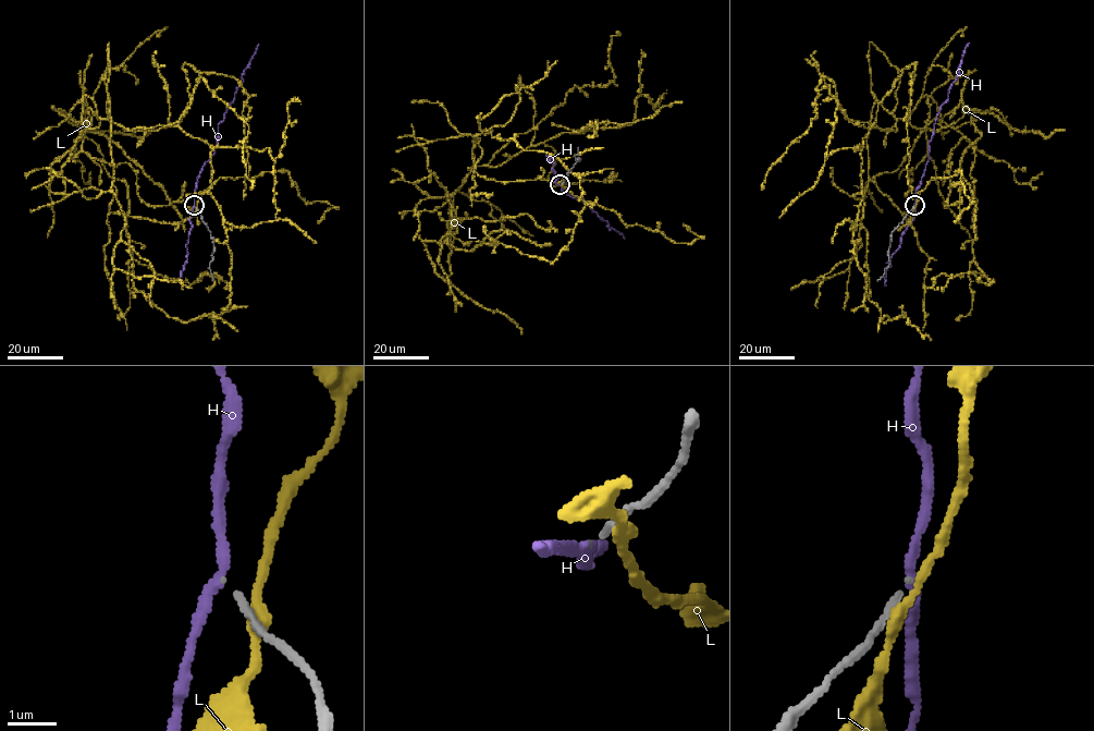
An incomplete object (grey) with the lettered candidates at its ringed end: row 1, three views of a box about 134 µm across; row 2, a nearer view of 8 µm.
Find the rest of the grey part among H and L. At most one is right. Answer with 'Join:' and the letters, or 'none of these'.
Join: none of these

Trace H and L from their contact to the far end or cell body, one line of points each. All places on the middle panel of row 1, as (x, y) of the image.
H: (560, 184), (567, 195), (582, 197), (584, 204), (625, 239)
L: (562, 183), (480, 177), (476, 136), (451, 233), (553, 262), (589, 207)

